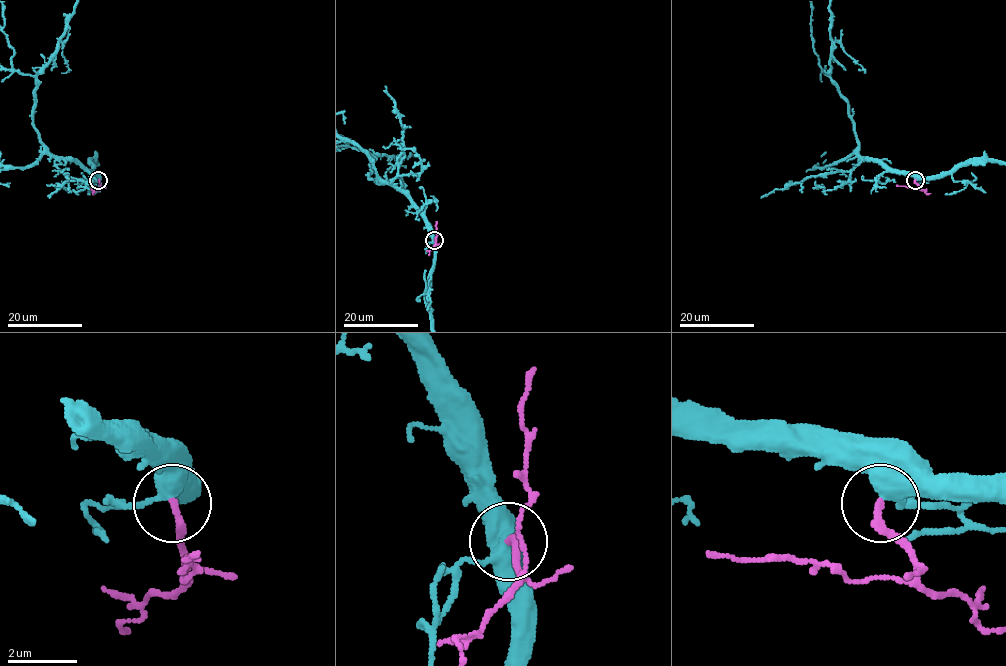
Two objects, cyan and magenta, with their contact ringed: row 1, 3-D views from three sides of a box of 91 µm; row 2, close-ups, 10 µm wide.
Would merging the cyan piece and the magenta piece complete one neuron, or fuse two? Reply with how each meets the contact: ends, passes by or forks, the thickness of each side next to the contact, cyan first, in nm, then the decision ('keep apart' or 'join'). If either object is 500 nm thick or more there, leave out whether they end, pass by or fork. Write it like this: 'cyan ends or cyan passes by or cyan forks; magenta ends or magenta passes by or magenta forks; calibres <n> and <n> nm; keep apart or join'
cyan passes by; magenta ends; calibres 440 and 240 nm; join

